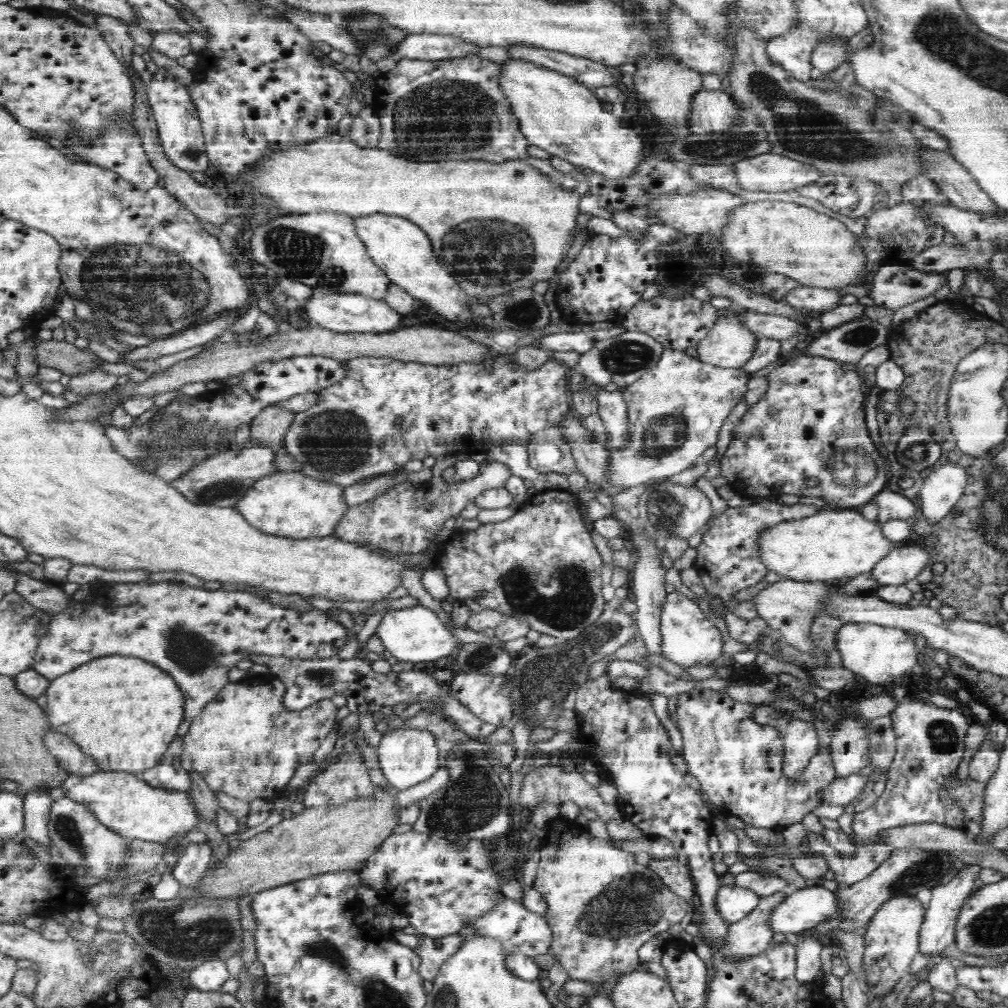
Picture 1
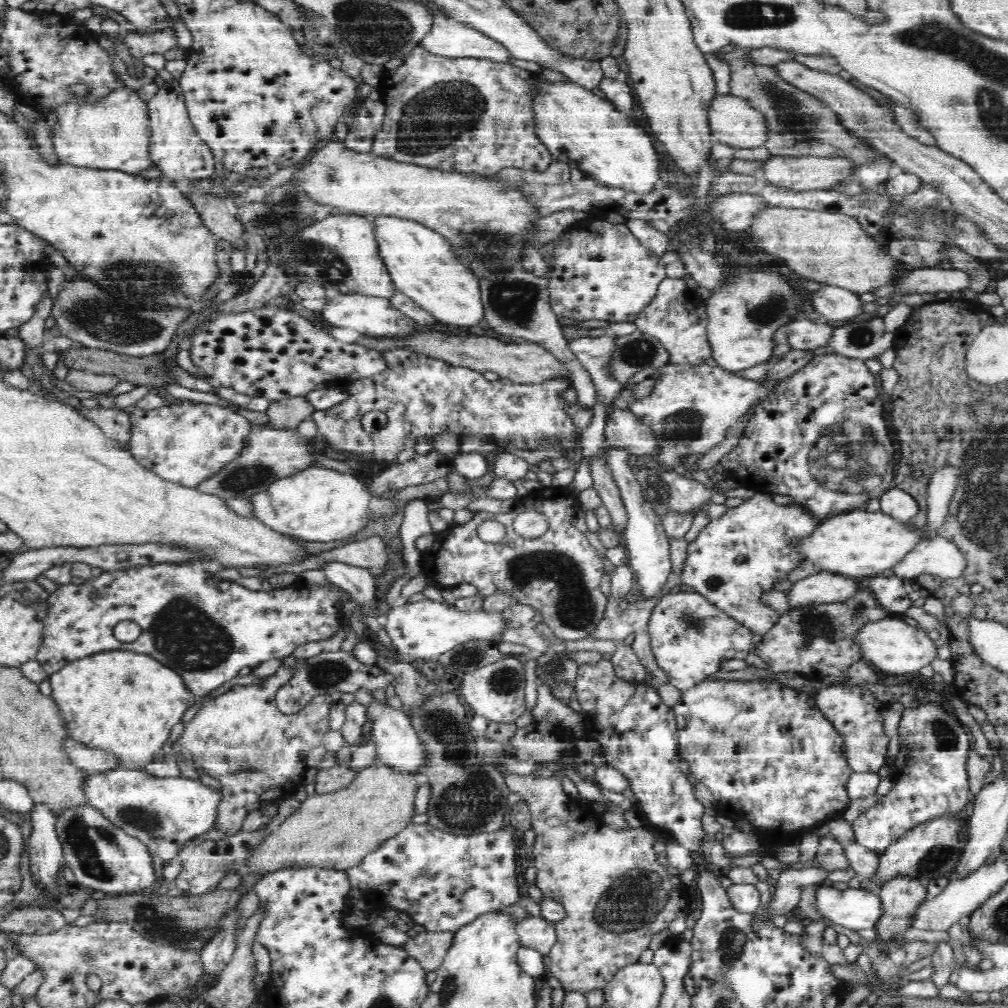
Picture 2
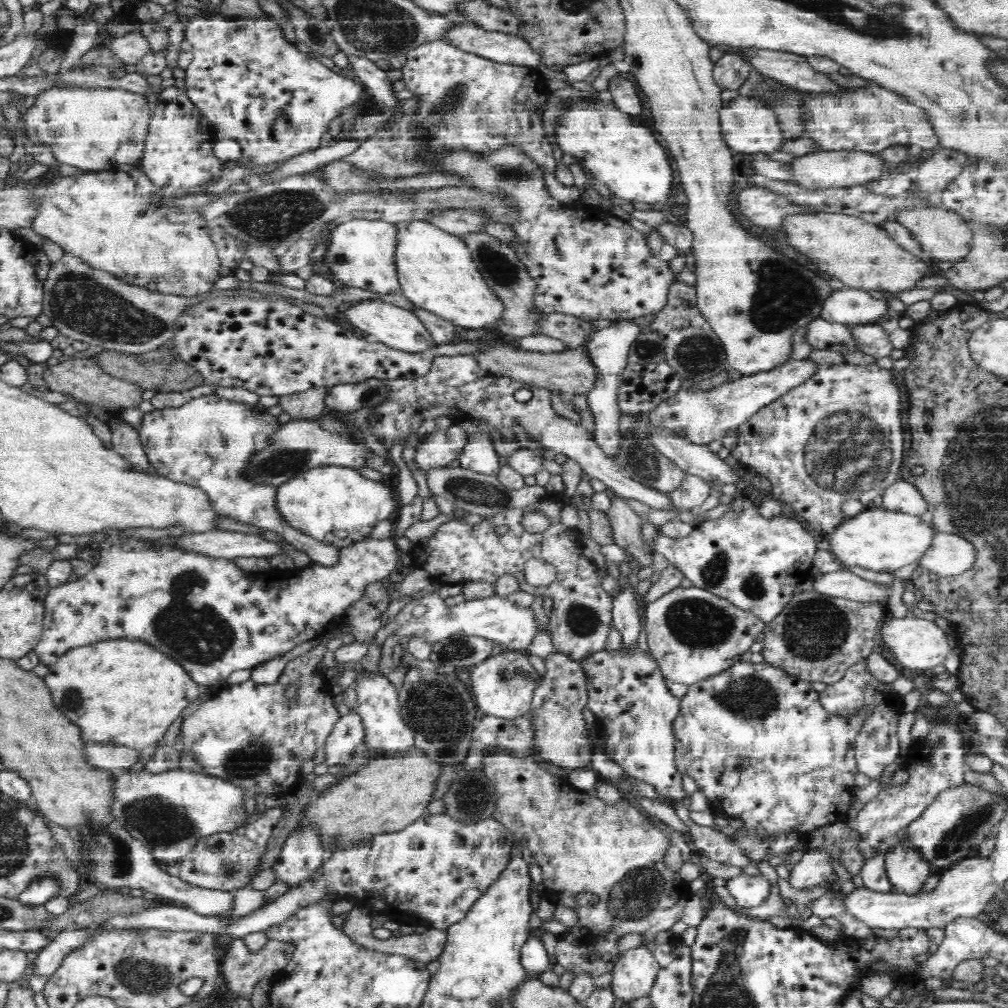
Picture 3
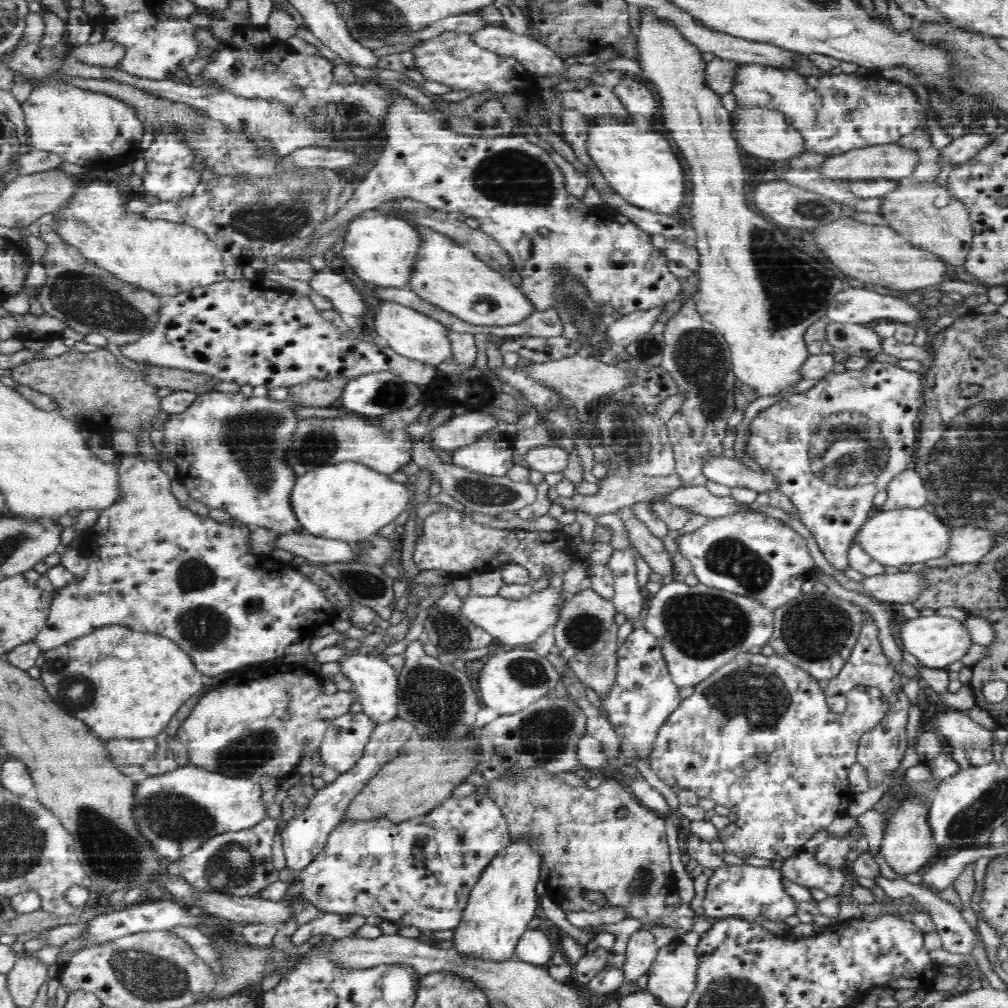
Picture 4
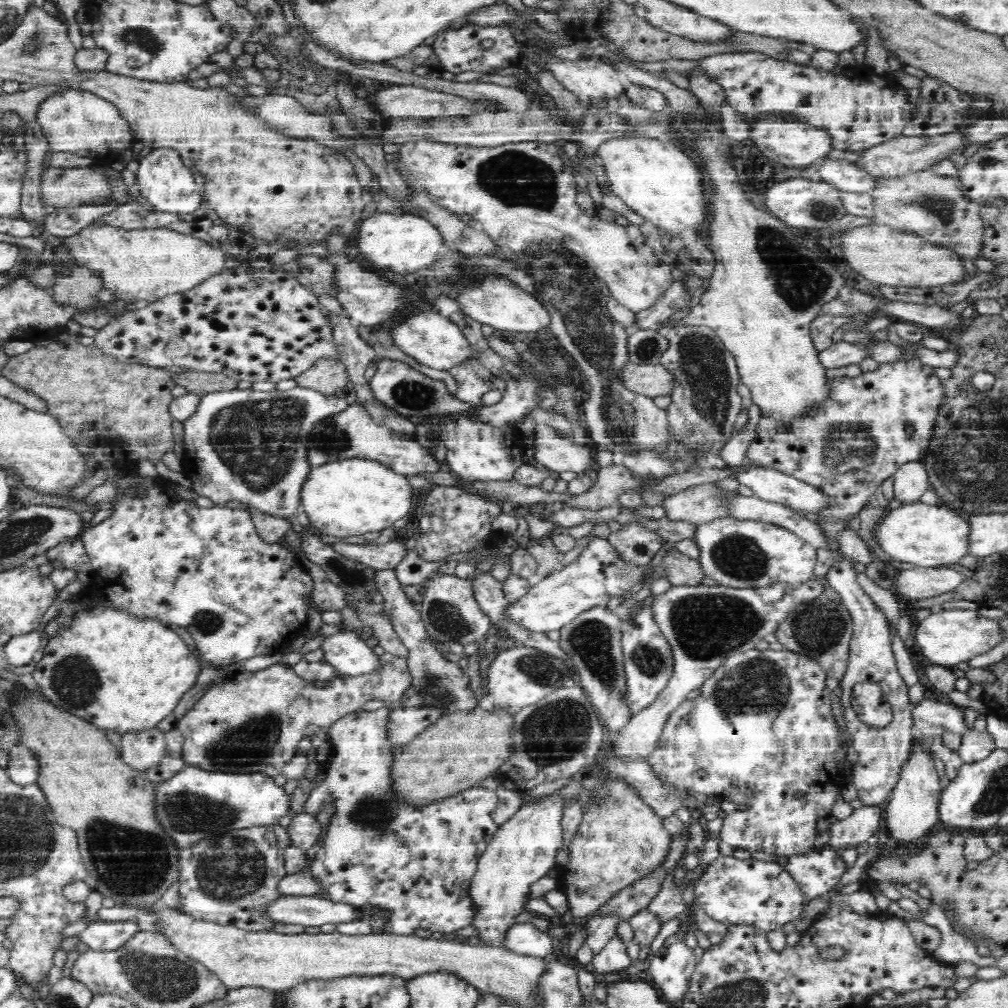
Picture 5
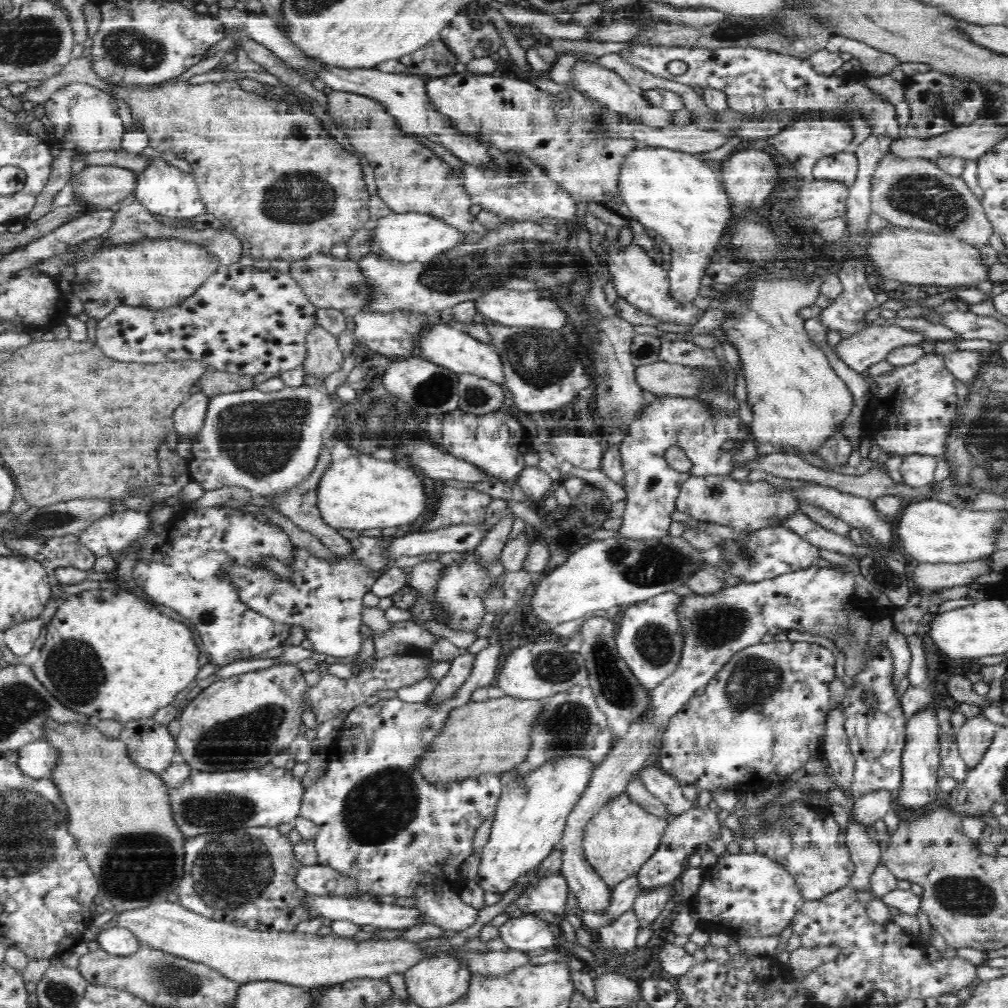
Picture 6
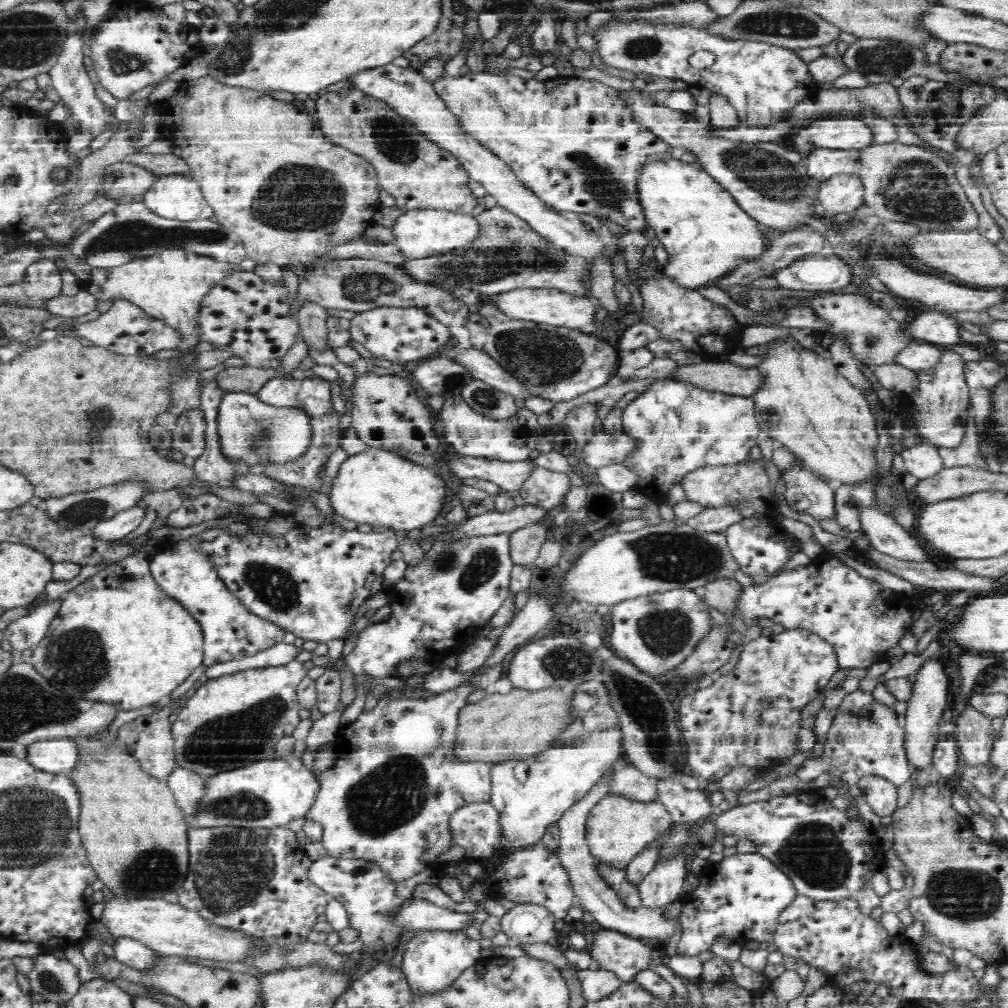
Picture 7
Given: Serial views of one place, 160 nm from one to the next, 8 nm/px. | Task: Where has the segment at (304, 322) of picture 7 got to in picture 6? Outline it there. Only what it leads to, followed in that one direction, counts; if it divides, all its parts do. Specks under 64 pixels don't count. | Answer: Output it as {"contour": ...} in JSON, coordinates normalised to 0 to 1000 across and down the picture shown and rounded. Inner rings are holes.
{"contour":[[[312,317],[310,325],[303,331],[304,353],[301,362],[304,370],[323,375],[338,365],[340,351],[334,344],[334,335]]]}

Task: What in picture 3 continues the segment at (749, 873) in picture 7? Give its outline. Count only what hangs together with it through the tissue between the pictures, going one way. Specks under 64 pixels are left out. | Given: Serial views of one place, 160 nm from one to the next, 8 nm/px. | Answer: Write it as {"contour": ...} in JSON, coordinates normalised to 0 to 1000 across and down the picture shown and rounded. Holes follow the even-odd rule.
{"contour":[[[755,864],[753,869],[734,865],[720,872],[719,880],[728,889],[731,899],[741,903],[758,897],[766,887],[766,878]]]}

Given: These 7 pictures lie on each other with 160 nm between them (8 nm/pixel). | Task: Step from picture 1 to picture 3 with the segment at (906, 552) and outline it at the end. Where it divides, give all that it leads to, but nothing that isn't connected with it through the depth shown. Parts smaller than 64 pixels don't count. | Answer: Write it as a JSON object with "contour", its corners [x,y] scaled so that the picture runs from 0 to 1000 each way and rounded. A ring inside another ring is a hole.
{"contour":[[[931,528],[912,561],[933,571],[952,569],[966,562],[969,544],[952,530]]]}

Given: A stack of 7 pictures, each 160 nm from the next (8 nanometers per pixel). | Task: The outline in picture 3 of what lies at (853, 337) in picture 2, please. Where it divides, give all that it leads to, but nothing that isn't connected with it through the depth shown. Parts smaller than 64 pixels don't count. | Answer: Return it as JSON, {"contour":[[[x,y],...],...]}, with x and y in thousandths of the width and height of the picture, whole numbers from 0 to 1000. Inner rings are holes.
{"contour":[[[869,320],[844,323],[846,332],[854,339],[854,348],[868,356],[884,353],[887,342],[882,331]]]}

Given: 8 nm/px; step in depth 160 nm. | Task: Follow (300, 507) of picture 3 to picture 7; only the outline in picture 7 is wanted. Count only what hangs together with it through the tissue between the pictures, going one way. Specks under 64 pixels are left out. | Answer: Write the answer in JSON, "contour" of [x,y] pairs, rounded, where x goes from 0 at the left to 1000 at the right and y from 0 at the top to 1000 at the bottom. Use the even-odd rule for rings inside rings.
{"contour":[[[365,443],[338,460],[325,492],[330,506],[339,513],[405,528],[421,524],[437,512],[442,498],[442,478],[427,463],[399,456],[389,447]]]}

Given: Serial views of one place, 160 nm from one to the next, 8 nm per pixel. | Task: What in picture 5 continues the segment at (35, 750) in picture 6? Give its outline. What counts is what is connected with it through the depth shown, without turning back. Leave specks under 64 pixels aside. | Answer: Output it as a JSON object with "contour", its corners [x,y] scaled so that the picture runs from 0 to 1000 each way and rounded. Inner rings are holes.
{"contour":[[[24,740],[11,742],[9,745],[9,757],[7,760],[8,769],[12,775],[20,779],[28,779],[38,776],[40,772],[40,756],[36,750],[37,746]]]}

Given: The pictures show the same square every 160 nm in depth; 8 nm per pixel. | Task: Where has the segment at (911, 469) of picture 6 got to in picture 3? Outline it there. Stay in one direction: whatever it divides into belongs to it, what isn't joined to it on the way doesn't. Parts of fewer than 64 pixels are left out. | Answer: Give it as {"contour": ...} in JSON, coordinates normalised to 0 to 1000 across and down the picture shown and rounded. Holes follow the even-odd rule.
{"contour":[[[898,471],[887,477],[875,491],[876,504],[915,511],[922,504],[915,487]]]}

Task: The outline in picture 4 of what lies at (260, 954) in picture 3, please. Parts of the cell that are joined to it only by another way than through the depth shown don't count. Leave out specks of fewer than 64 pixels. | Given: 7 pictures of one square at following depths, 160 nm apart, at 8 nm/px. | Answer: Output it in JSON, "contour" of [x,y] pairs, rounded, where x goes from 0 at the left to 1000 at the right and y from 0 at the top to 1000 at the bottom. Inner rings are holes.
{"contour":[[[321,906],[306,917],[298,918],[289,929],[291,937],[299,937],[310,929],[320,927],[325,932],[350,929],[351,923],[362,916],[363,911],[355,907]]]}

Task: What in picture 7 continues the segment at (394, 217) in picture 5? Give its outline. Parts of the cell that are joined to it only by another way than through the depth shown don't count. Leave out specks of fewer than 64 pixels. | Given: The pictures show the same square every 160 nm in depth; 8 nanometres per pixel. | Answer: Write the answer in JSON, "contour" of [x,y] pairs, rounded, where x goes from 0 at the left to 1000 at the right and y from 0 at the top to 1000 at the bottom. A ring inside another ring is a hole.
{"contour":[[[414,207],[403,209],[390,224],[392,243],[408,256],[438,253],[465,243],[478,232],[478,222],[470,213],[442,207]]]}

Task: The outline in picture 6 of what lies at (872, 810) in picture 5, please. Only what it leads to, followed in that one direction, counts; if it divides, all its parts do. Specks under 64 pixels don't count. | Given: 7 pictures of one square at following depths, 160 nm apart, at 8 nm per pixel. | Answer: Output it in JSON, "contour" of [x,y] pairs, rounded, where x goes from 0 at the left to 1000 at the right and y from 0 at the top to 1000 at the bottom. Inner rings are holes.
{"contour":[[[873,782],[869,784],[861,784],[857,788],[853,788],[848,794],[848,810],[849,813],[863,818],[877,812],[881,804],[887,802],[887,786],[885,784]]]}

